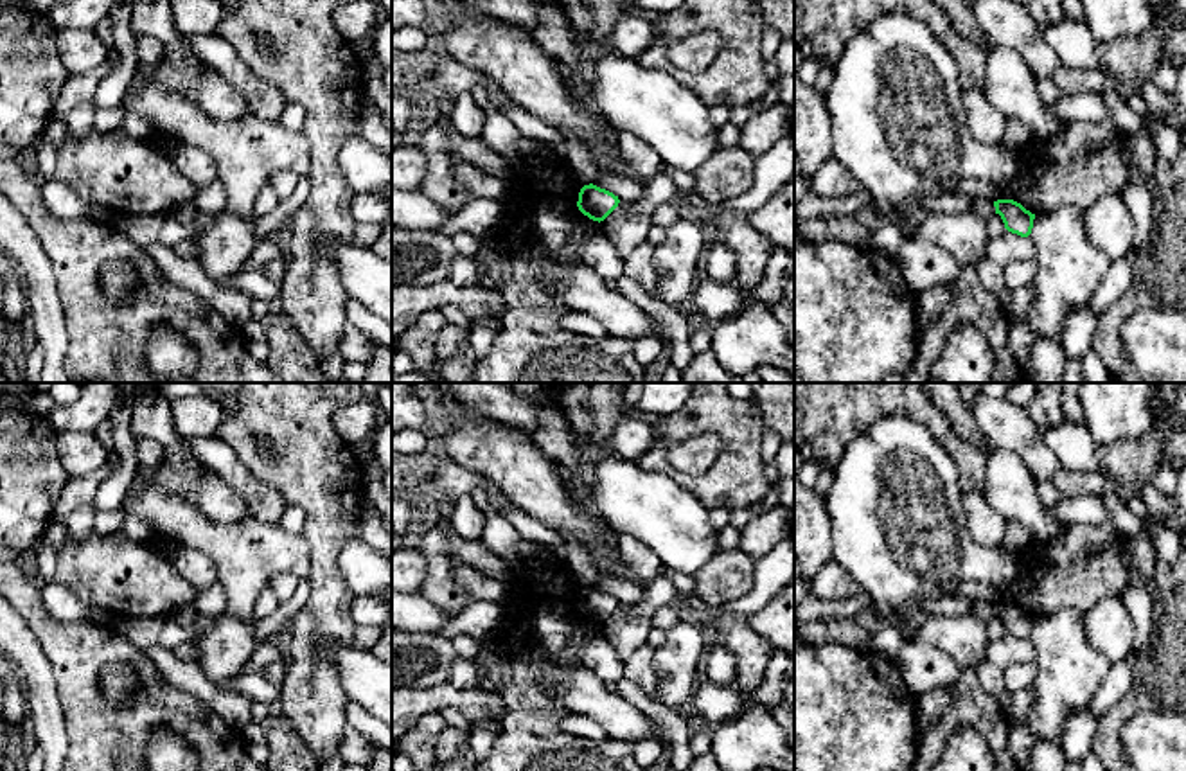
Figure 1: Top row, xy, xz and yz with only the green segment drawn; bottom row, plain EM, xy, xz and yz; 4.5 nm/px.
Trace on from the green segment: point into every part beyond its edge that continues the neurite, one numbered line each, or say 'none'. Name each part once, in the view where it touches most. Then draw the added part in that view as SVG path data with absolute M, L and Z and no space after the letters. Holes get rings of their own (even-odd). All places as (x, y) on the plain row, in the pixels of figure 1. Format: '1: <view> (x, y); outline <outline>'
none

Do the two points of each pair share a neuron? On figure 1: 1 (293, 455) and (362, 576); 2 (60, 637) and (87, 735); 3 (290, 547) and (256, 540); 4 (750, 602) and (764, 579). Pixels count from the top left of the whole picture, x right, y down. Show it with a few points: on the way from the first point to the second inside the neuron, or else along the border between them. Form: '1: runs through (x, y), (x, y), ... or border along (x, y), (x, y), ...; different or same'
1: border along (358, 536), (338, 558), (338, 570), (349, 586); different
2: runs through (85, 662), (87, 710); same
3: runs through (281, 547), (265, 547); same
4: runs through (755, 597), (764, 584); same

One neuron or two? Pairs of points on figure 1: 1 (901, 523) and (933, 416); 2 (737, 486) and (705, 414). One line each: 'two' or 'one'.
1: two
2: one

